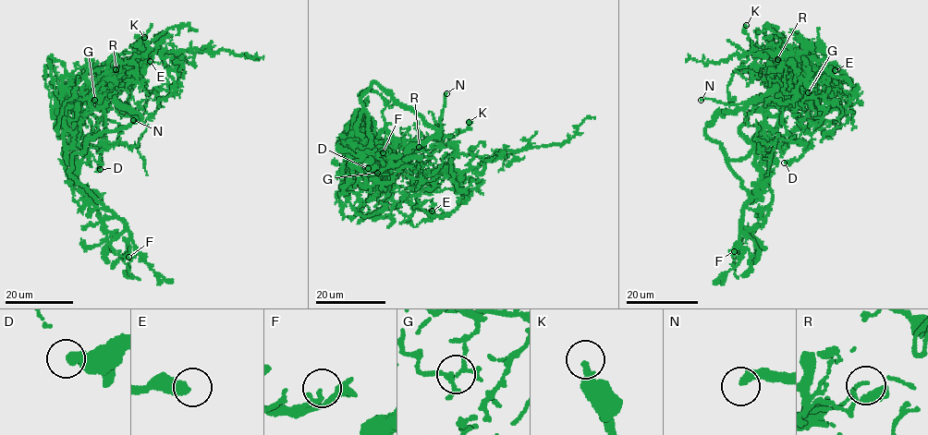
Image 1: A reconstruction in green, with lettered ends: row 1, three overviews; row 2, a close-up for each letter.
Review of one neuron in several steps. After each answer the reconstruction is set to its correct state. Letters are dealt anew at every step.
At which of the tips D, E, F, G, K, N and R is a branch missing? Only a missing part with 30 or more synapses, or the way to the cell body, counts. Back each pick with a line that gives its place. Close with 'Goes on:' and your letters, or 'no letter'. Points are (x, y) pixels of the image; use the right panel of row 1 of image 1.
N: Place: (701, 100)
Goes on: N

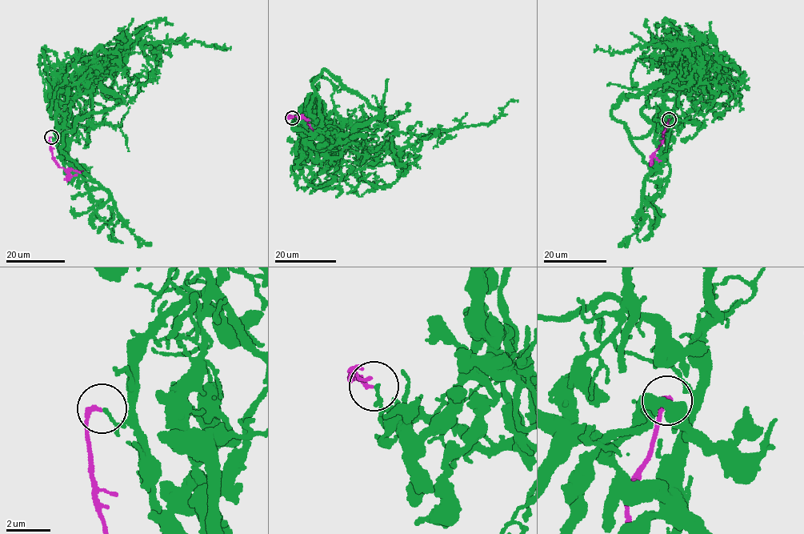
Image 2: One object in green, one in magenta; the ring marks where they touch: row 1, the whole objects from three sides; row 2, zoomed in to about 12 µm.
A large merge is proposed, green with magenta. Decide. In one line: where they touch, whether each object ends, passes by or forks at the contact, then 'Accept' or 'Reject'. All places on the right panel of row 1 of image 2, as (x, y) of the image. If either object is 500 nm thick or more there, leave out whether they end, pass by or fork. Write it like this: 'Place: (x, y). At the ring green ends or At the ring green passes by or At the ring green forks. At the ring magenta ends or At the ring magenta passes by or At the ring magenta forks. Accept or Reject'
Place: (669, 119). At the ring green ends. At the ring magenta ends. Reject

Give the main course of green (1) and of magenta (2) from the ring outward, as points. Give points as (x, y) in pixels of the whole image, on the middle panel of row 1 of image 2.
1: (292, 118), (308, 126), (334, 126), (365, 146), (406, 149), (442, 130), (490, 124), (510, 101), (518, 100)
2: (292, 118), (289, 116), (288, 118), (302, 117), (314, 130)

